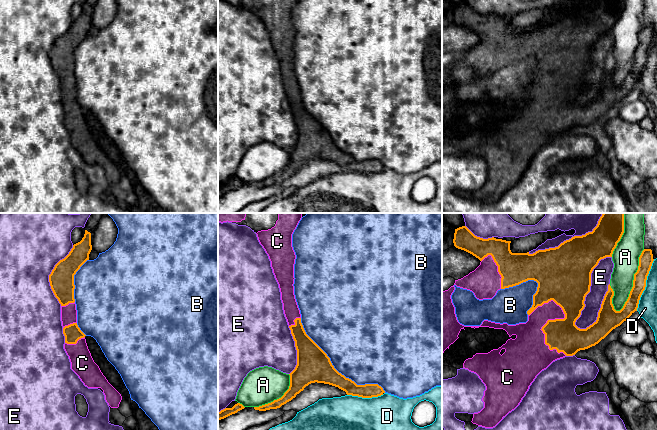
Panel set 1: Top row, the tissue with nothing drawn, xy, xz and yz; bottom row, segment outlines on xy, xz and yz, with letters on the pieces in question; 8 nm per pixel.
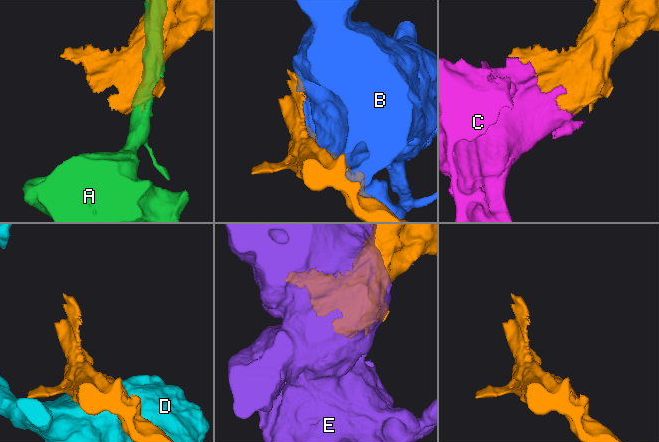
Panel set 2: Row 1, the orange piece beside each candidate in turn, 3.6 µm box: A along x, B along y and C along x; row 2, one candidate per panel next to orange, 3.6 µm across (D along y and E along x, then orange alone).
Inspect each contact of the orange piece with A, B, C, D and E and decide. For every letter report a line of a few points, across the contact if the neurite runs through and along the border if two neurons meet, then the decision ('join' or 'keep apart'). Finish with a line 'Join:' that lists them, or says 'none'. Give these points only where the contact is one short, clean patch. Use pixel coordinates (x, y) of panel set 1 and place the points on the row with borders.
A: keep apart
B: keep apart
C: join
D: keep apart
E: keep apart
Join: C

